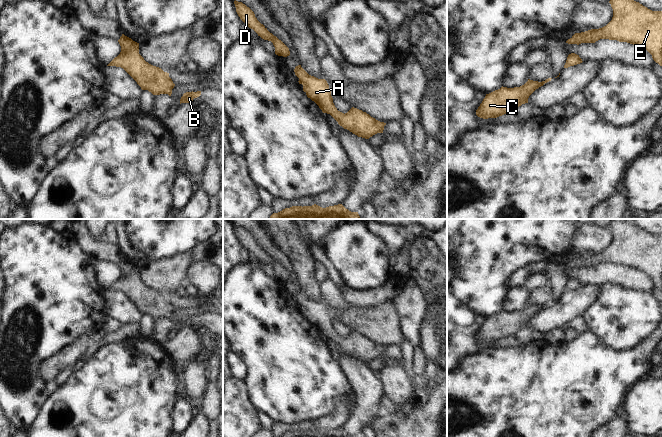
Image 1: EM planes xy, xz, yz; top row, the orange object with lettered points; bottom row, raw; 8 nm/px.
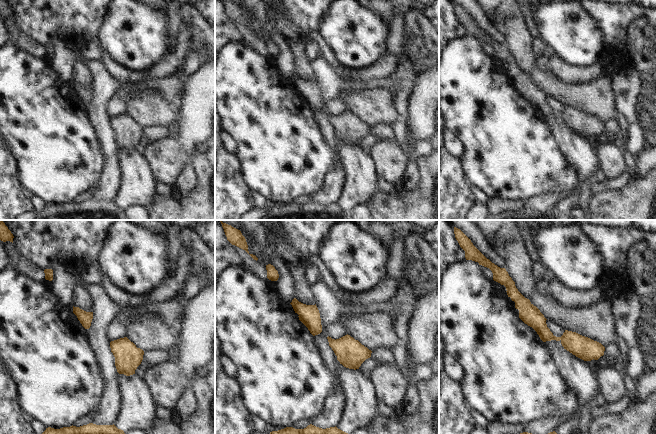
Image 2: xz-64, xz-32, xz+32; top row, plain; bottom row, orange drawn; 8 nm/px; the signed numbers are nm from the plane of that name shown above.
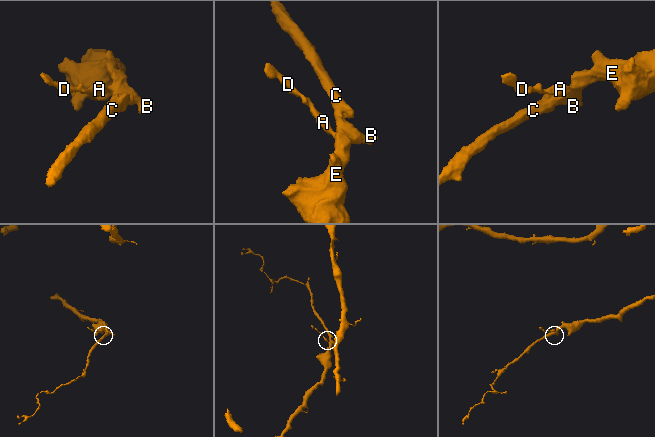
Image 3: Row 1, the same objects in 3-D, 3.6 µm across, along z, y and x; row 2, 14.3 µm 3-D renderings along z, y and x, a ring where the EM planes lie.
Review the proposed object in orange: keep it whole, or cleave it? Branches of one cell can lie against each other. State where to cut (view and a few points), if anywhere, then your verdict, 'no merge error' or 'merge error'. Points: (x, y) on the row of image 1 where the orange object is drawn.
no cut | no merge error

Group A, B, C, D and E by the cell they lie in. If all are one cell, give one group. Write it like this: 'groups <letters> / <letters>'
groups A B C D E

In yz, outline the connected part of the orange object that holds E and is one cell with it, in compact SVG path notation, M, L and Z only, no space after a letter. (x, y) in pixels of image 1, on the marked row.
M610 0L612 20L604 27L575 33L568 44L595 43L600 39L627 42L645 48L662 66L662 11L652 11L634 0Z

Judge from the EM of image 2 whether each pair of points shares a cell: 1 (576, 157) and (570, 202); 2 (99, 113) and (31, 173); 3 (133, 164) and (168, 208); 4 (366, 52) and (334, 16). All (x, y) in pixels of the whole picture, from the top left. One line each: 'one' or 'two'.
1: one
2: two
3: two
4: one

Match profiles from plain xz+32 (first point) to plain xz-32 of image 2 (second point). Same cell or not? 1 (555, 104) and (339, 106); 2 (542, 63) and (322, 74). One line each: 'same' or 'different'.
1: same
2: same

